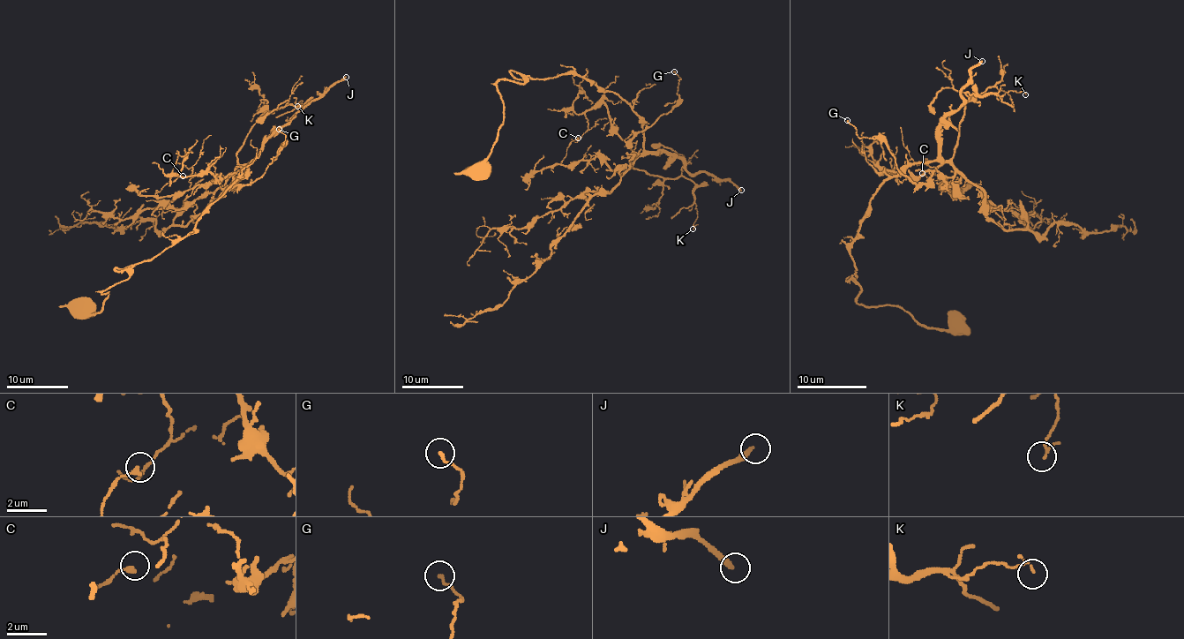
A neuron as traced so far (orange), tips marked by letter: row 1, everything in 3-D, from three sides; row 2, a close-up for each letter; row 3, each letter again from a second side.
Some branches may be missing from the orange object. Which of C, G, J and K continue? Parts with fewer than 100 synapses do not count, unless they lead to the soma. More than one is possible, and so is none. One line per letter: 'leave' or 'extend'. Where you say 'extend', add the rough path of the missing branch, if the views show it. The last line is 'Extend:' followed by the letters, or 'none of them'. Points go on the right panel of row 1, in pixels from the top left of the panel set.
C: leave
G: leave
J: extend; course (982, 61), (1013, 16), (1043, 52), (1065, 59), (1088, 52), (1093, 26), (1102, 23), (1128, 33), (1145, 64)
K: leave
Extend: J

